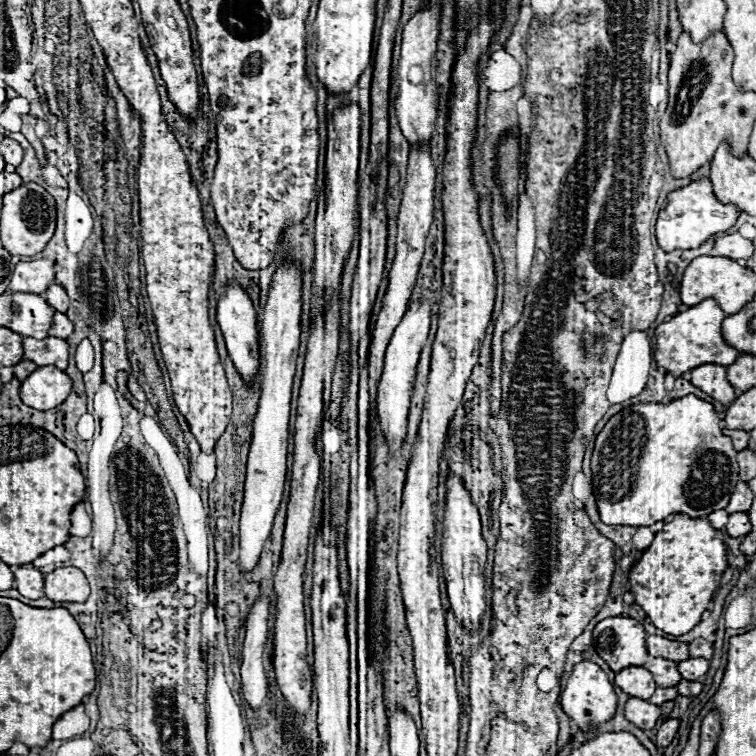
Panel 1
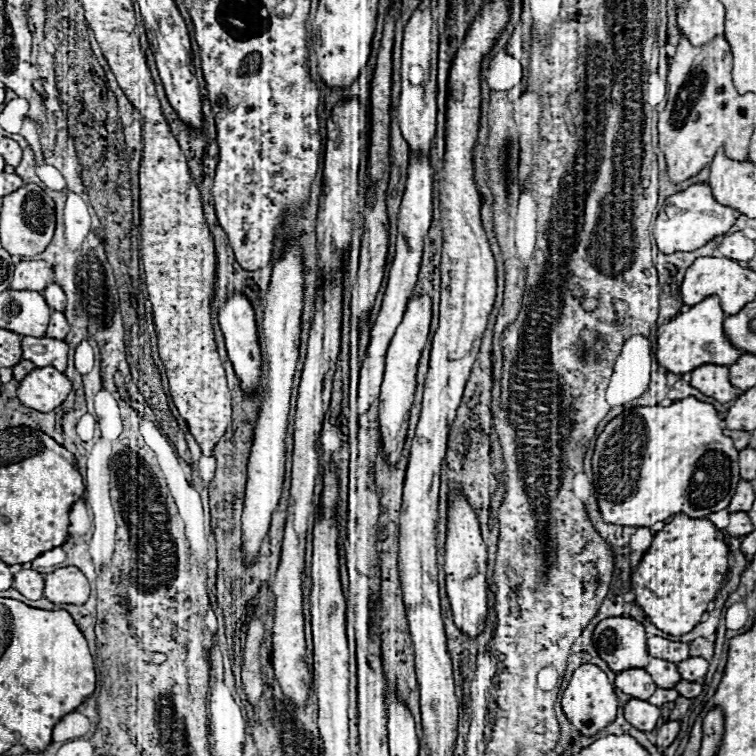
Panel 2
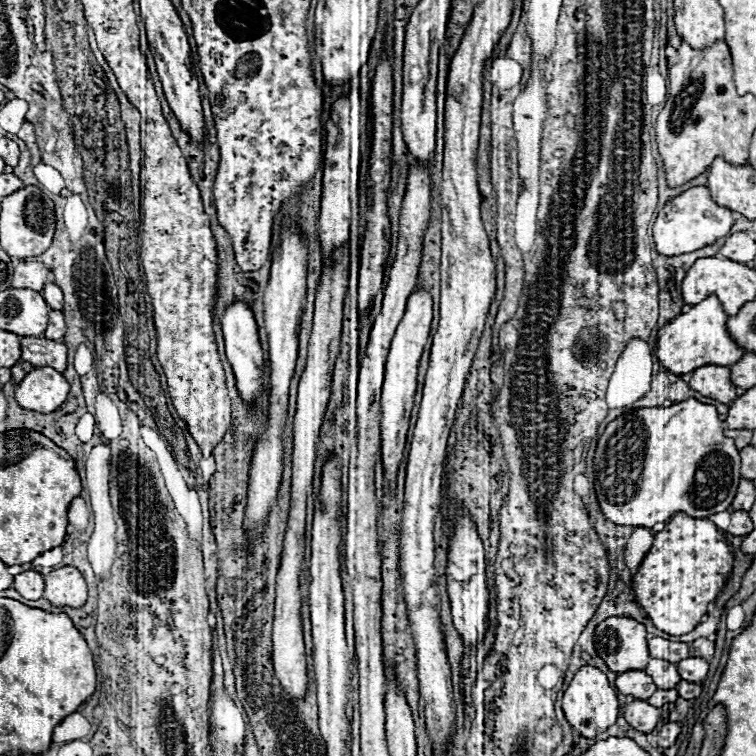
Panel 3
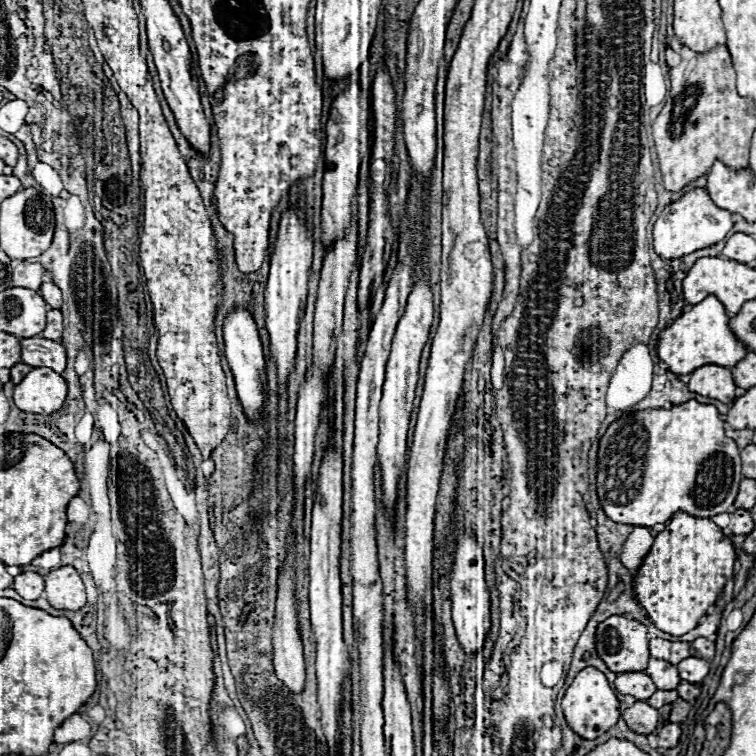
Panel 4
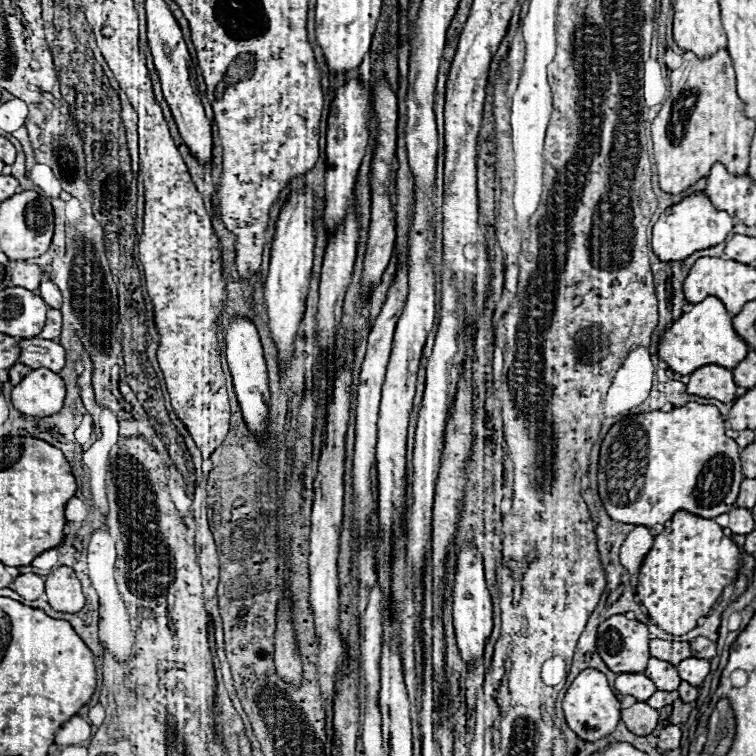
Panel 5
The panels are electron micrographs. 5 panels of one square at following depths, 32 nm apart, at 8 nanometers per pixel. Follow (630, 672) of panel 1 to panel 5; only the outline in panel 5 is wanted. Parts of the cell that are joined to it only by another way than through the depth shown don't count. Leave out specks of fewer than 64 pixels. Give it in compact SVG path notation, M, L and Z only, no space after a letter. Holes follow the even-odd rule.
M640 672L636 674L620 674L614 682L616 690L624 696L634 696L636 700L648 700L648 696L652 696L652 692L656 692L656 686L652 684L652 680Z

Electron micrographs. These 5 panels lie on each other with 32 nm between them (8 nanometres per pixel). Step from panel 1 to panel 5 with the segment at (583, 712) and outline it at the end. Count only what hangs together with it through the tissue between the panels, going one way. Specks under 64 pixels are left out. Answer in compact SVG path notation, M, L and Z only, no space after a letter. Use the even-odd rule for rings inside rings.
M586 668L576 676L576 680L566 690L562 708L564 708L564 716L566 716L568 726L582 740L588 740L588 742L594 742L598 738L608 736L612 732L612 728L616 728L616 724L620 722L620 702L614 696L606 676L594 668Z

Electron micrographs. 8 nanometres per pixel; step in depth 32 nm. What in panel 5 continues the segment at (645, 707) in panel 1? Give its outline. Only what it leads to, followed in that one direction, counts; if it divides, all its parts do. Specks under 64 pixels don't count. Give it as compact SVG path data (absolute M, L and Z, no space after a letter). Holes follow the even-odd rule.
M636 702L634 706L622 710L622 720L636 736L648 736L658 724L658 710L650 708L646 702Z

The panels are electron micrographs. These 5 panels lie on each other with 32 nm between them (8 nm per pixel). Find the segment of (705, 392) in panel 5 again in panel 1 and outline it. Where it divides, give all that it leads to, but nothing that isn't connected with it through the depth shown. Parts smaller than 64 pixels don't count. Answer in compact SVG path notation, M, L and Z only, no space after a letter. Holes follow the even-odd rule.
M702 364L700 368L692 370L692 380L694 386L698 386L702 392L712 396L714 400L722 404L730 404L736 398L734 388L726 380L726 368L718 364Z

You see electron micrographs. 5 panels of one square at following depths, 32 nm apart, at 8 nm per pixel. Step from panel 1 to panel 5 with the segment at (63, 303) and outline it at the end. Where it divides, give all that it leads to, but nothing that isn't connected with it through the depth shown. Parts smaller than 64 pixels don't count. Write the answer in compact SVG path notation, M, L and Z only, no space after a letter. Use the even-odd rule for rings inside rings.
M42 280L42 282L40 282L40 296L44 298L44 302L46 302L50 308L60 308L60 306L62 306L62 294L60 294L60 290L56 288L56 284L50 282L50 280Z

